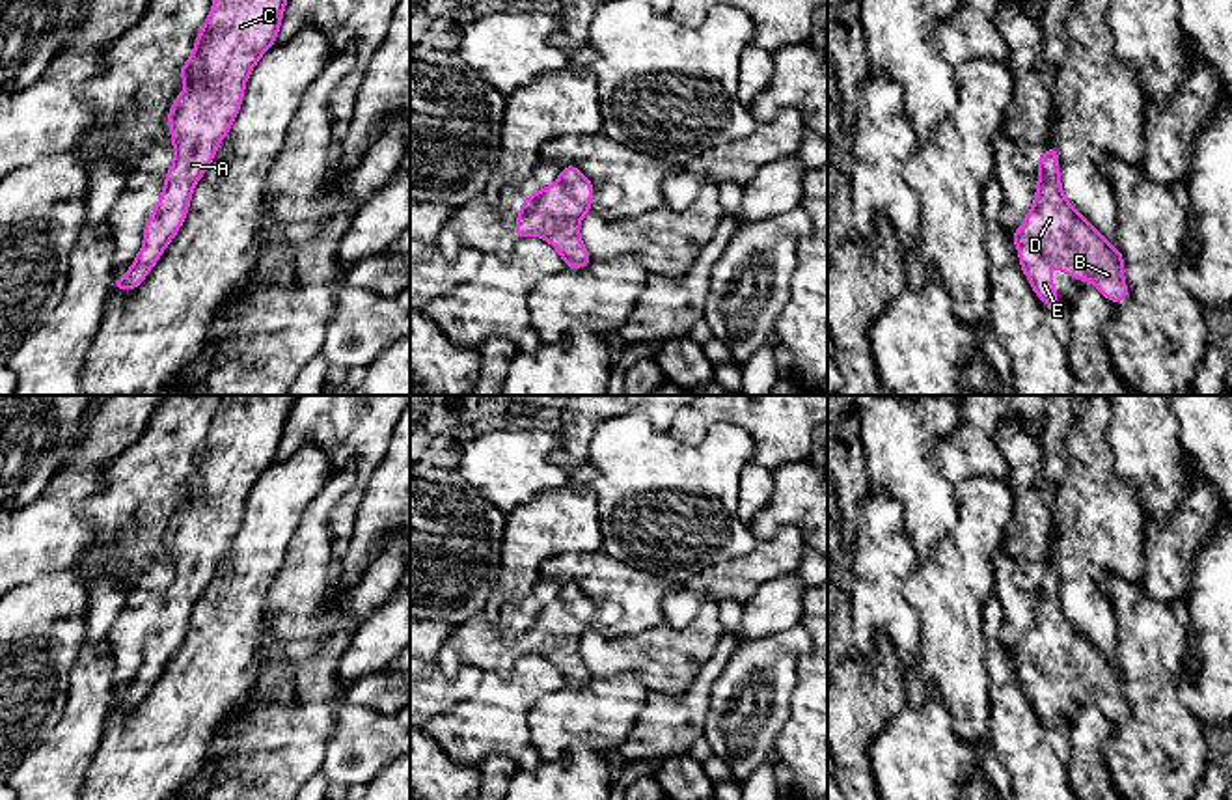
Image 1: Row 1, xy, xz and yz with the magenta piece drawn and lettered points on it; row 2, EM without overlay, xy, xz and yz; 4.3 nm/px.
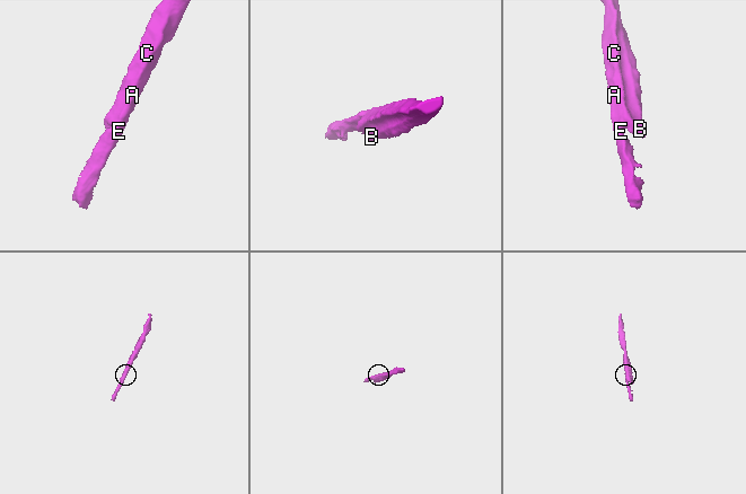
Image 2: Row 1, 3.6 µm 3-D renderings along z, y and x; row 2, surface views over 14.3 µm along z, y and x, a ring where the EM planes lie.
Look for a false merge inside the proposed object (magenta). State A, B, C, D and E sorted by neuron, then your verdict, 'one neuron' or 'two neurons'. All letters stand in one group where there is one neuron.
A B C D E; one neuron

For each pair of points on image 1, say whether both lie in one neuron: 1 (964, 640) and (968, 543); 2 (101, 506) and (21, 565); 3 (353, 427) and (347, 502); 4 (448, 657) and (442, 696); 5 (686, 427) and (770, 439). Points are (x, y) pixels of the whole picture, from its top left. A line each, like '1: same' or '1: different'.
1: same
2: different
3: same
4: different
5: same

